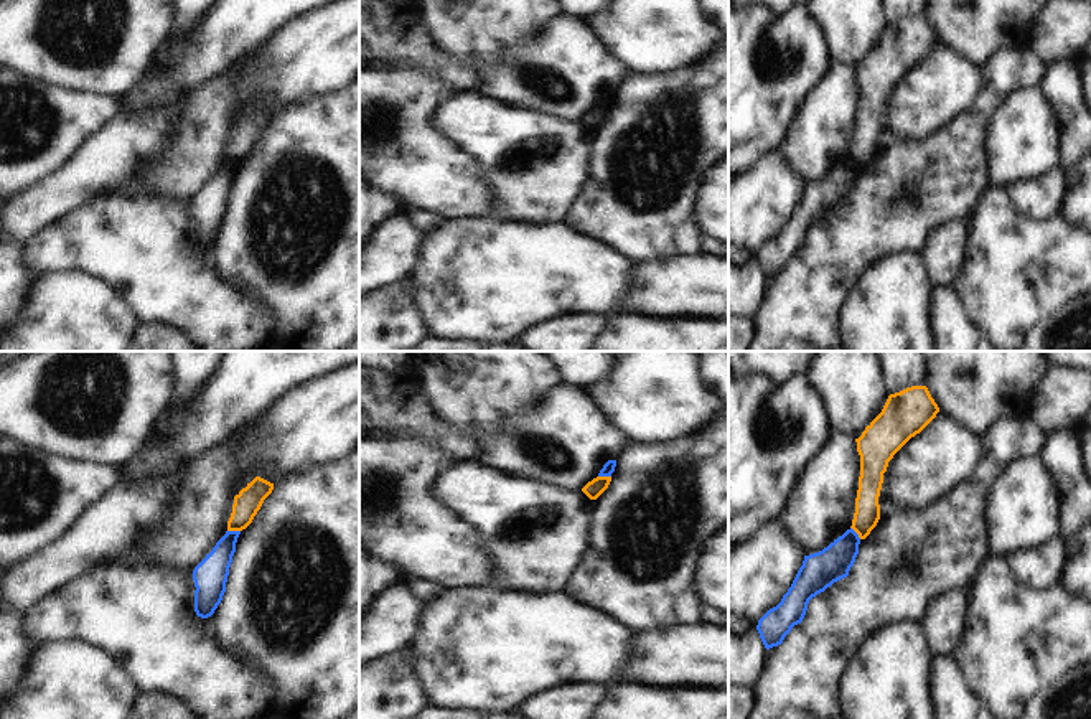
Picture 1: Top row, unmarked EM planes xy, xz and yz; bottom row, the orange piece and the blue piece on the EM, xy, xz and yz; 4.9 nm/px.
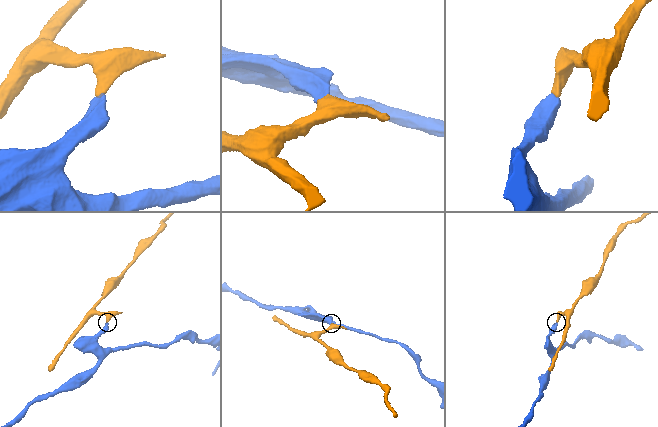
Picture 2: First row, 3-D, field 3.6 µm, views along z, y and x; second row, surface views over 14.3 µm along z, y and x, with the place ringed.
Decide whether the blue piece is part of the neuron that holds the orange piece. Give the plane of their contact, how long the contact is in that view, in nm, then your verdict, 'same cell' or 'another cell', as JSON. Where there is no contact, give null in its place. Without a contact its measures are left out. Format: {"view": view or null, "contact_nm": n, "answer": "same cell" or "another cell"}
{"view": "xy", "contact_nm": 60, "answer": "another cell"}

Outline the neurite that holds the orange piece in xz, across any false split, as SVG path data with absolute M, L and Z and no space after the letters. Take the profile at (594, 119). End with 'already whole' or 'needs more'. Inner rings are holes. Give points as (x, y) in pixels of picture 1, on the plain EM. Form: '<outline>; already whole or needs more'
M597 107L592 112L588 112L582 122L590 129L597 130L610 115L611 107Z; already whole

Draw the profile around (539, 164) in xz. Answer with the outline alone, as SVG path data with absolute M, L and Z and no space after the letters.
M457 91L438 109L437 124L480 158L494 195L488 218L565 223L593 178L593 130L582 120Z

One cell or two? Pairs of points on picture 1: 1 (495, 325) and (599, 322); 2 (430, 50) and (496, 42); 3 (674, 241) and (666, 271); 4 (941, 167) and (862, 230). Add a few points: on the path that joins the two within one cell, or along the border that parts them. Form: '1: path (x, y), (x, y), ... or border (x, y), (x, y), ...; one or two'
1: border (577, 314), (562, 314), (543, 320), (523, 333); two
2: border (424, 17), (445, 50), (480, 63); two
3: border (707, 254), (678, 254), (636, 263); two
4: path (920, 180), (902, 180), (884, 208); one

